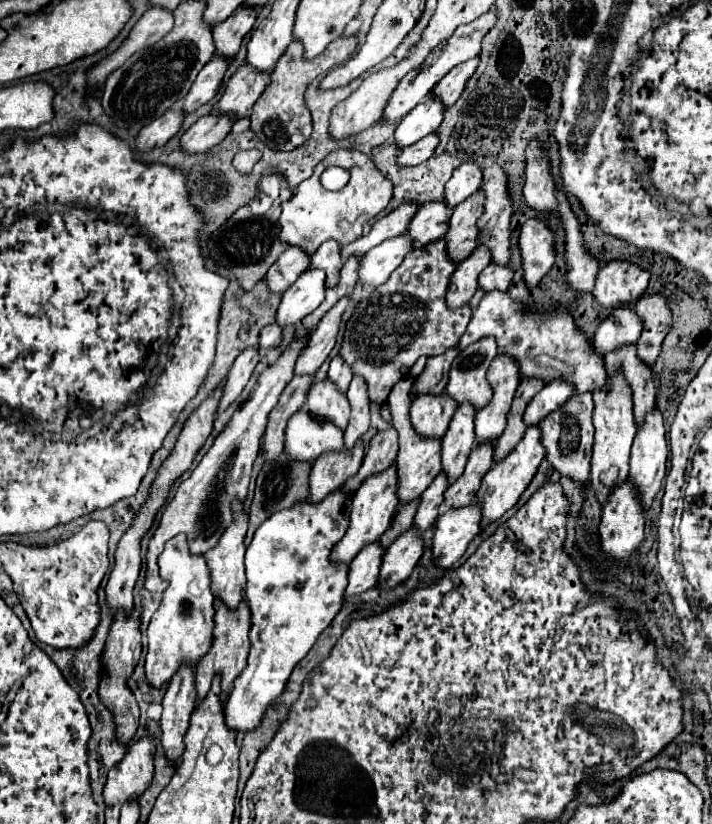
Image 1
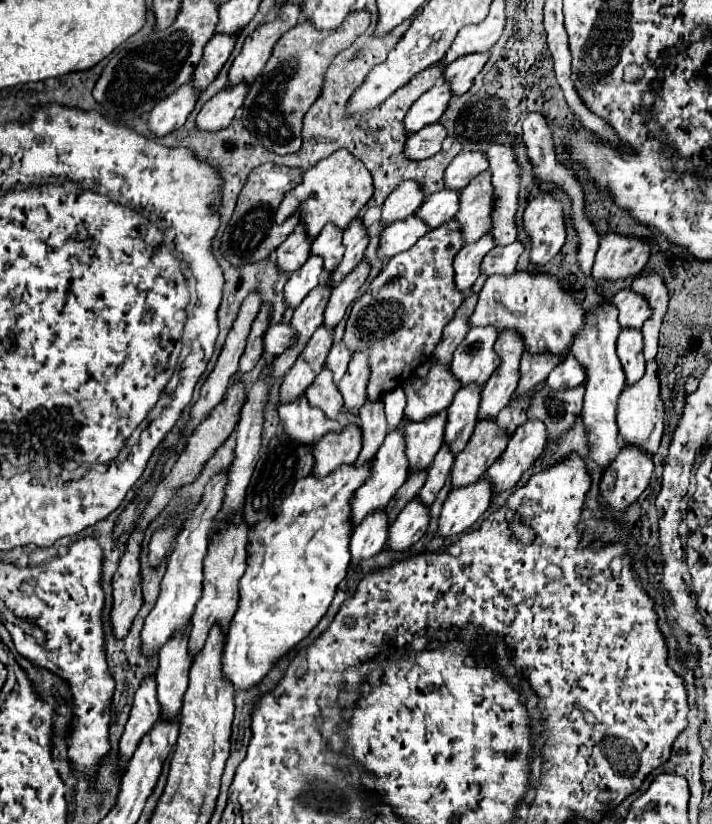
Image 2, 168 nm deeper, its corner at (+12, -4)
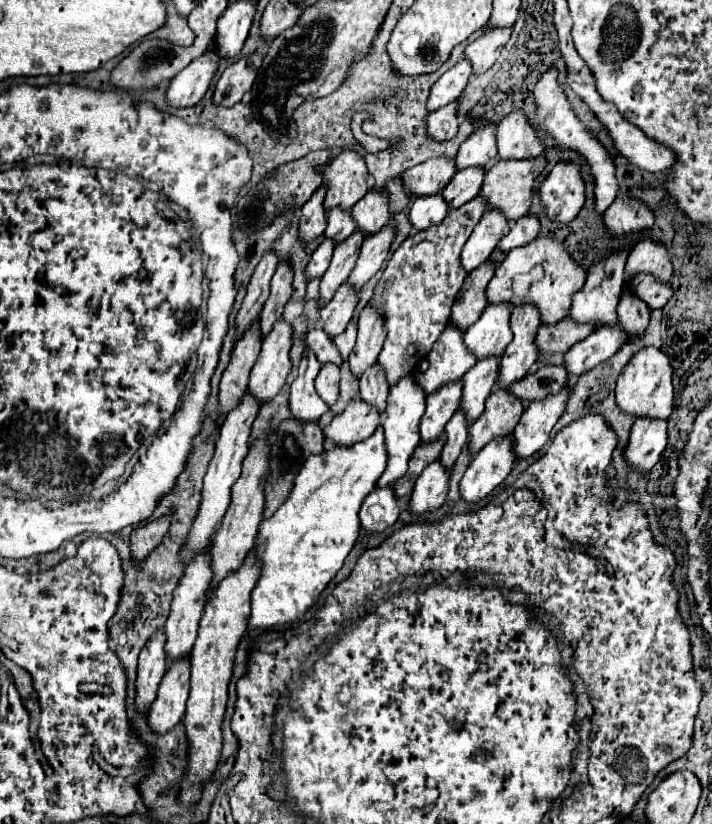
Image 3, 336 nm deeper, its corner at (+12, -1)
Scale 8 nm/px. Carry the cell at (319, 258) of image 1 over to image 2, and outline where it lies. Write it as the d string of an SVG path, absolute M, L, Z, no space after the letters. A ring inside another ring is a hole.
M326 225L322 233L312 241L312 255L324 259L324 275L332 273L344 255L342 247L342 231L336 225Z

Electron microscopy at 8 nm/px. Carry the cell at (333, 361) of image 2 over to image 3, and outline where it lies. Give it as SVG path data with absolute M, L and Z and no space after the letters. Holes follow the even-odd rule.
M350 322L350 324L346 326L346 330L334 338L334 342L336 342L336 346L338 346L338 350L340 350L340 354L342 354L344 360L348 360L348 354L350 354L352 348L354 348L356 332L358 332L358 324L356 324L356 322Z

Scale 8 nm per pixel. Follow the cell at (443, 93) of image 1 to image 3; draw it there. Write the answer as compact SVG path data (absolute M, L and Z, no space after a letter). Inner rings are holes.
M490 28L474 42L468 44L466 56L474 66L474 74L482 74L492 68L492 64L500 56L502 46L508 42L510 34L512 34L512 28Z

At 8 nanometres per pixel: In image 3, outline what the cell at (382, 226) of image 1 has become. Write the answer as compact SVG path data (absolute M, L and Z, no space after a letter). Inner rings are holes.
M430 158L422 162L422 166L414 166L404 172L404 186L408 192L416 192L418 196L438 194L456 174L456 164L450 158Z

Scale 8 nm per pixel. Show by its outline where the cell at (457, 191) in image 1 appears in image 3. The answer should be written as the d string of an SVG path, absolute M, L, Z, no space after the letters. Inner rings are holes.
M484 124L476 132L472 132L458 150L456 166L458 170L470 168L470 166L486 166L488 162L496 162L498 150L496 150L496 126Z

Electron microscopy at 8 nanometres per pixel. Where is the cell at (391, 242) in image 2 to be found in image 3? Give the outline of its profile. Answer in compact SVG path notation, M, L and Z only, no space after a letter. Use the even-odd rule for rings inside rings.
M430 194L426 198L418 198L410 208L410 222L416 230L426 230L432 224L438 224L446 218L450 206L440 194Z

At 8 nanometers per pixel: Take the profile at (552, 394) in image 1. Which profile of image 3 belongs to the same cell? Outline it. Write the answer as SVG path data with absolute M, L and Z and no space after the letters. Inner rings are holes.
M598 326L590 336L582 342L574 344L566 352L566 370L568 374L580 376L600 362L614 356L620 346L626 344L626 334L622 334L622 326Z

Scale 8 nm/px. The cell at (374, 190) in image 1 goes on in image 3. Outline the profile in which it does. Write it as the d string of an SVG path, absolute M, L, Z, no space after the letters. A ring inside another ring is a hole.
M344 150L342 154L334 156L322 174L324 184L328 186L324 200L326 210L334 206L350 210L368 192L366 162L354 150Z

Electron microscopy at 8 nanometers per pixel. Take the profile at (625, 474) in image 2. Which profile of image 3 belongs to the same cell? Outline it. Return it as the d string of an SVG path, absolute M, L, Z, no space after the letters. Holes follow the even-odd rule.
M636 418L624 458L628 466L650 472L652 466L658 462L666 444L668 444L668 422L658 422L658 418Z

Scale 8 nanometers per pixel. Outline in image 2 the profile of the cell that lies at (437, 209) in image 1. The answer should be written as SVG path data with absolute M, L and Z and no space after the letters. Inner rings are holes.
M442 189L442 191L426 197L426 201L416 211L416 217L422 219L430 229L446 223L458 211L458 195L460 193L456 193L456 191Z

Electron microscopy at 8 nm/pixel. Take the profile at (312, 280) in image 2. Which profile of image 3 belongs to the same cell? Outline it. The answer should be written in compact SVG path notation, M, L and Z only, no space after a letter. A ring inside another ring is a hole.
M324 238L324 242L314 250L310 262L308 262L308 268L306 268L306 274L308 278L318 278L326 272L326 266L330 264L330 254L334 252L334 246L336 242L334 240L328 240Z

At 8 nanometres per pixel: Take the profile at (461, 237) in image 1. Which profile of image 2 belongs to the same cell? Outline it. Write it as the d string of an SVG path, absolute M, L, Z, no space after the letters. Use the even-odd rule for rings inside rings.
M482 171L470 181L470 185L460 193L460 207L454 221L460 225L464 243L474 243L490 231L492 213L492 185L490 171Z

